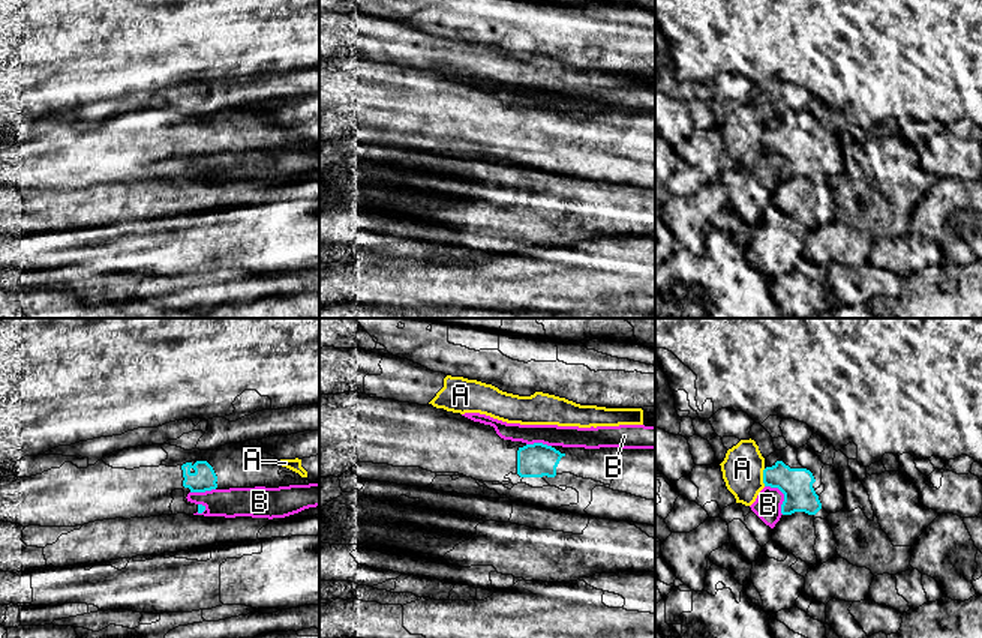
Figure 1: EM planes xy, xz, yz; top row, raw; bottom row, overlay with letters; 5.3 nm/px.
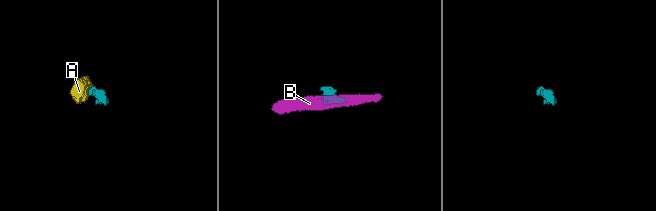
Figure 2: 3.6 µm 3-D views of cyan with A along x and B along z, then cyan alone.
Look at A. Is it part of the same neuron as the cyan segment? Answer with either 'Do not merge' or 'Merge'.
Do not merge

